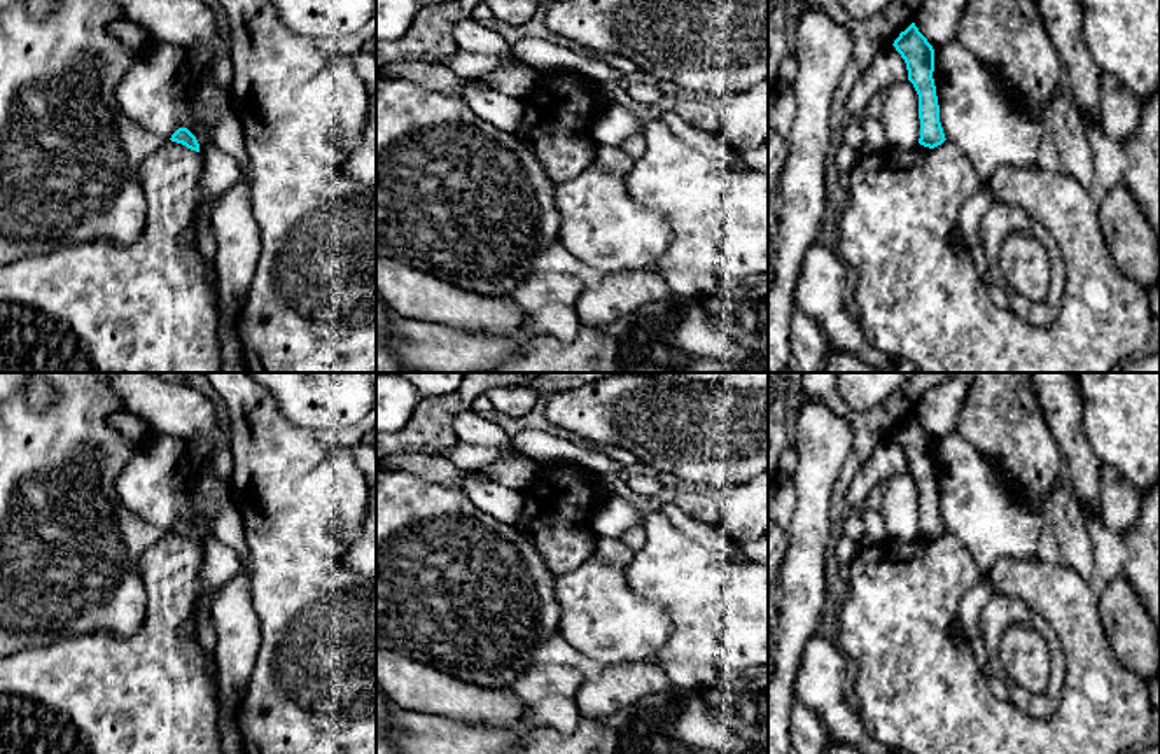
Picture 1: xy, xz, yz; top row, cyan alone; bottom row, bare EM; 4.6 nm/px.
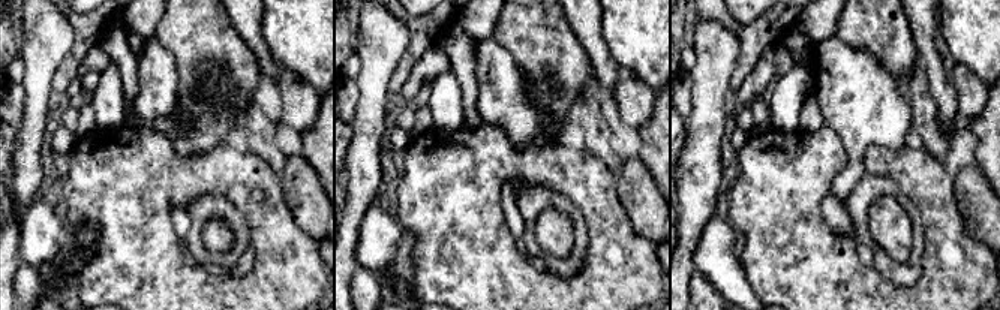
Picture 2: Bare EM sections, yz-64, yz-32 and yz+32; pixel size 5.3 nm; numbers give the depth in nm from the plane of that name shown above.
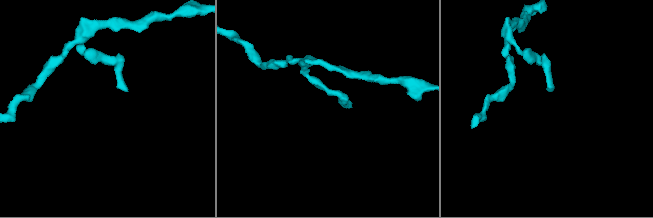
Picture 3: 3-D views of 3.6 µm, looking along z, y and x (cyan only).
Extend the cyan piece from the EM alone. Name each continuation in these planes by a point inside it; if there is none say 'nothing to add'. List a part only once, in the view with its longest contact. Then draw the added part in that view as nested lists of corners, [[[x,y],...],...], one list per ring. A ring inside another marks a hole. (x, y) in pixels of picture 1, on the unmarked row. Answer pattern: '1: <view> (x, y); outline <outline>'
nothing to add

